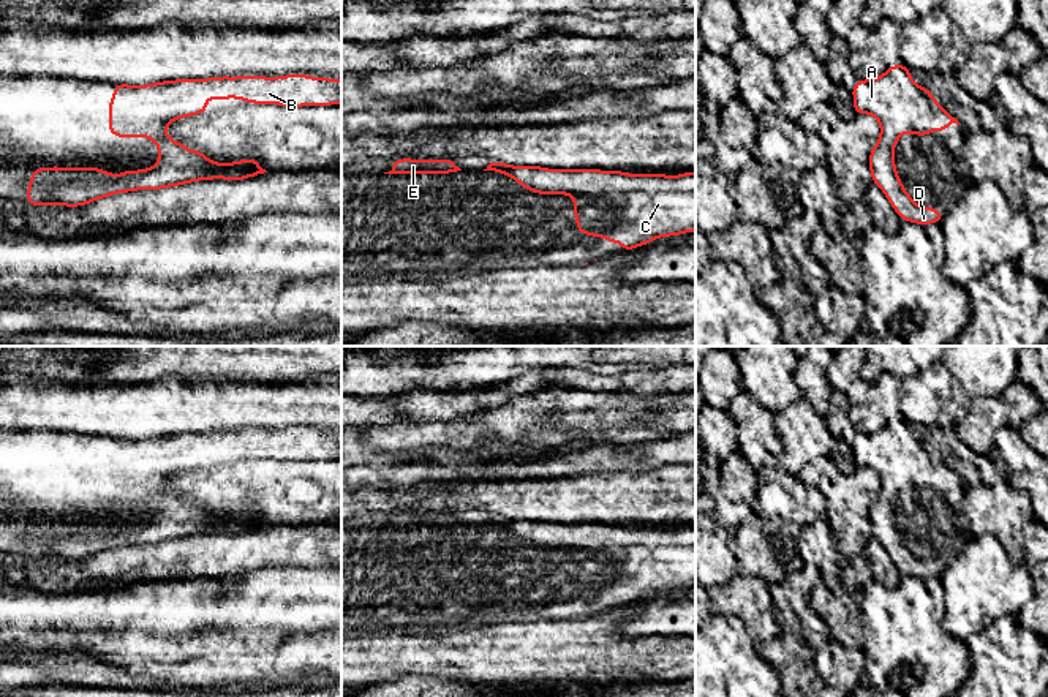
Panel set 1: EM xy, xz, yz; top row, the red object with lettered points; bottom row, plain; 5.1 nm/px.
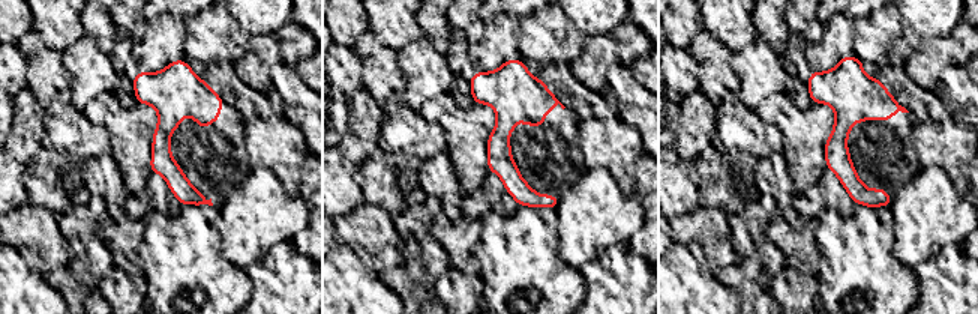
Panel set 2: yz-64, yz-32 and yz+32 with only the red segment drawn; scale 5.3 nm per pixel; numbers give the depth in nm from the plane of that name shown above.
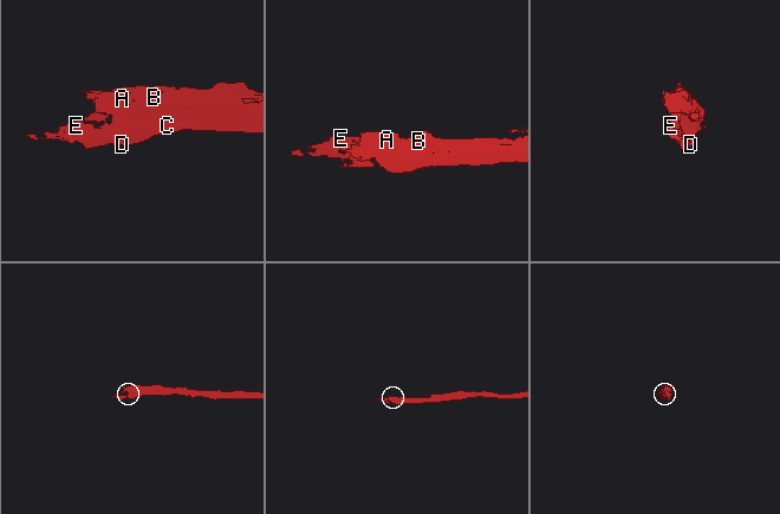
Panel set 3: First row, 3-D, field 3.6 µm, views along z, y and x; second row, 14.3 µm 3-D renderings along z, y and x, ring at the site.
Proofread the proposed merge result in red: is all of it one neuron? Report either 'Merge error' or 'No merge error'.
No merge error

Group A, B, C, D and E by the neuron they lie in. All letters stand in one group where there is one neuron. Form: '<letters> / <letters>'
A B C D E

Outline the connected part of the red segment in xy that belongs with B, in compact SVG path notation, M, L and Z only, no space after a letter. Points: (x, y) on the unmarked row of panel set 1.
M288 428L177 433L147 439L115 438L109 455L109 487L117 492L152 493L158 499L158 517L117 529L98 522L35 522L25 556L77 561L117 547L212 533L236 536L267 526L254 512L213 517L166 488L171 476L204 468L210 450L285 462L341 458L341 433Z

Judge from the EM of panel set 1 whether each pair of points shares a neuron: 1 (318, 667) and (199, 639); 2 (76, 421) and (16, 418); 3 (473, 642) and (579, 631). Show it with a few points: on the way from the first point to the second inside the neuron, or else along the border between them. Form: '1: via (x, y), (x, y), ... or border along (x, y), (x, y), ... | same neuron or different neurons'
1: via (288, 639), (229, 639) | same neuron
2: border along (24, 384), (24, 410), (38, 419), (37, 429) | different neurons
3: via (500, 642), (552, 642) | same neuron

